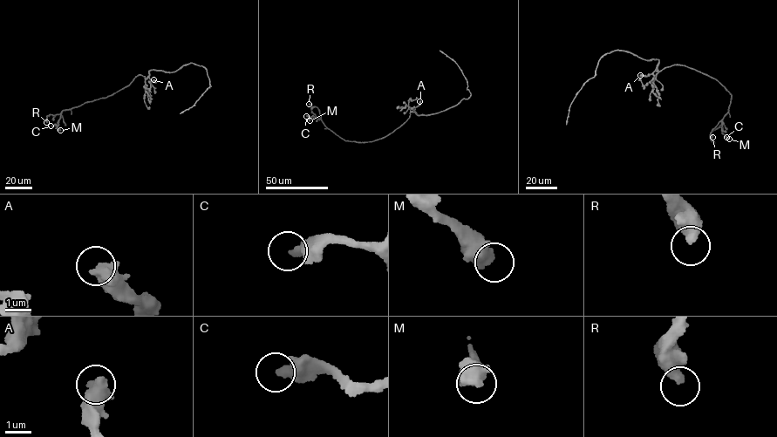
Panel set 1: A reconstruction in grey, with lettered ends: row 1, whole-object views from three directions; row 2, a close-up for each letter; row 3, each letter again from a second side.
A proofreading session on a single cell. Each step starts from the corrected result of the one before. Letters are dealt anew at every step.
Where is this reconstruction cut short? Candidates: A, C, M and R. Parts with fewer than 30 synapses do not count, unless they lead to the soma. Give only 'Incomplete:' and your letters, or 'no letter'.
Incomplete: no letter

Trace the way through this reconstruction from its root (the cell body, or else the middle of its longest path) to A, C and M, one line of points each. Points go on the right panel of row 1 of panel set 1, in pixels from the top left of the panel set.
A: (657, 65), (647, 76), (640, 75)
C: (657, 65), (659, 71), (674, 64), (685, 65), (725, 86), (732, 96), (722, 121), (722, 133), (726, 137)
M: (657, 65), (659, 71), (674, 64), (685, 65), (725, 86), (732, 96), (722, 121), (722, 133), (729, 139)

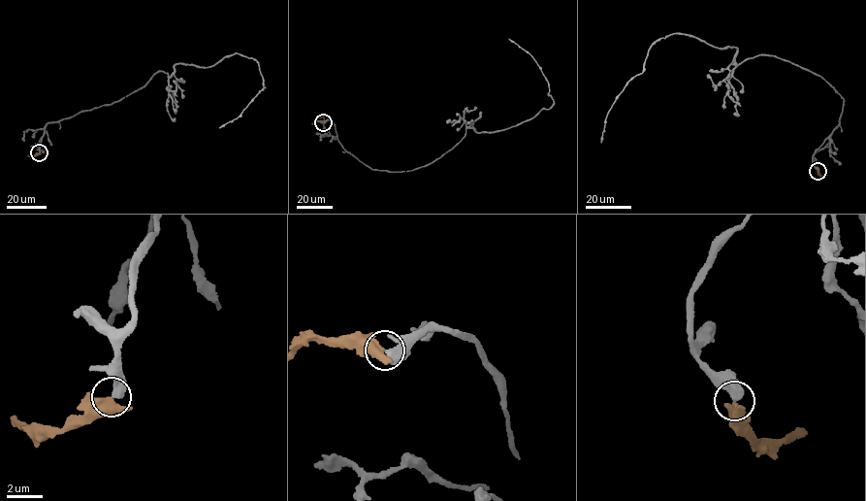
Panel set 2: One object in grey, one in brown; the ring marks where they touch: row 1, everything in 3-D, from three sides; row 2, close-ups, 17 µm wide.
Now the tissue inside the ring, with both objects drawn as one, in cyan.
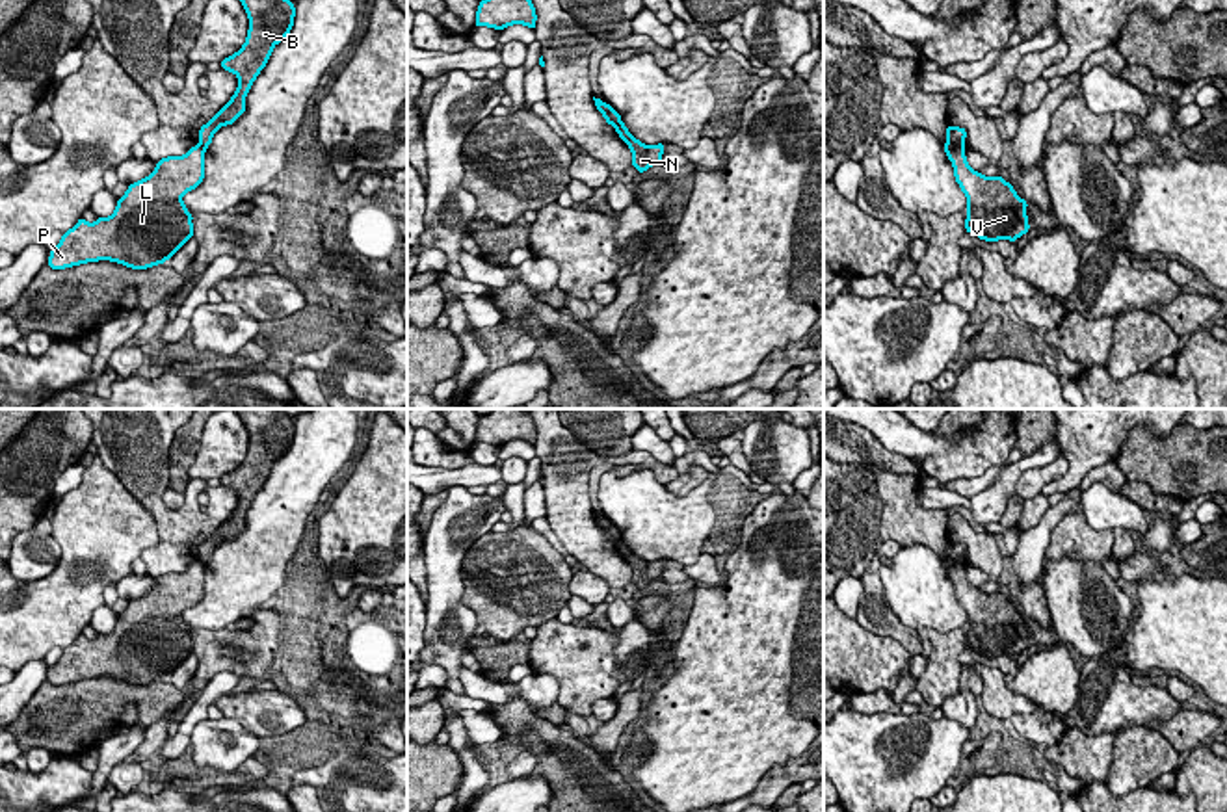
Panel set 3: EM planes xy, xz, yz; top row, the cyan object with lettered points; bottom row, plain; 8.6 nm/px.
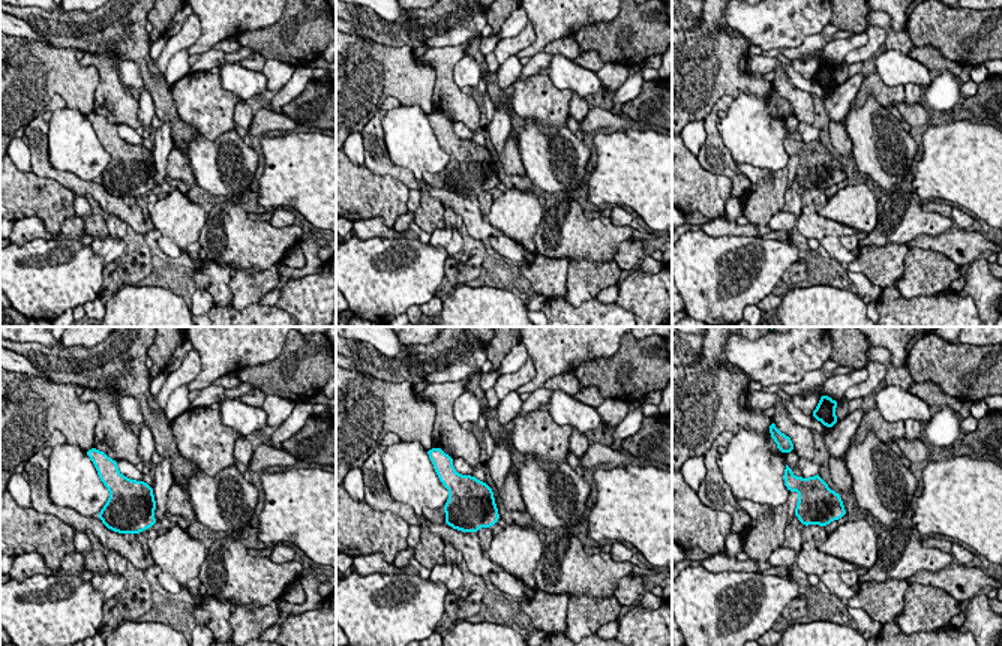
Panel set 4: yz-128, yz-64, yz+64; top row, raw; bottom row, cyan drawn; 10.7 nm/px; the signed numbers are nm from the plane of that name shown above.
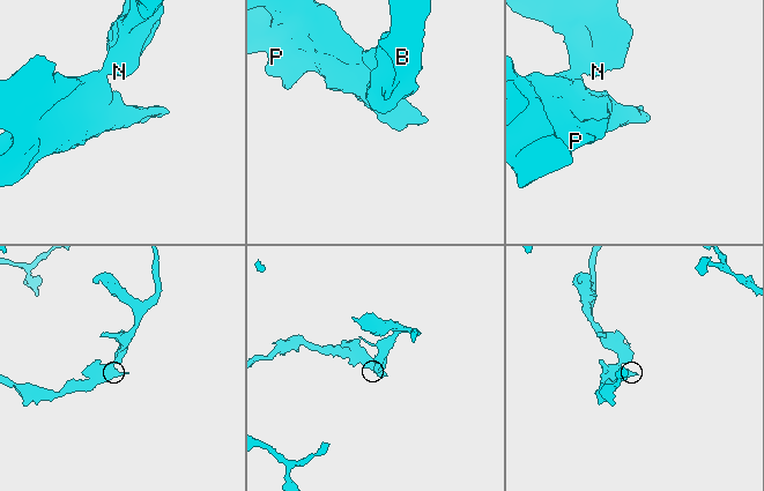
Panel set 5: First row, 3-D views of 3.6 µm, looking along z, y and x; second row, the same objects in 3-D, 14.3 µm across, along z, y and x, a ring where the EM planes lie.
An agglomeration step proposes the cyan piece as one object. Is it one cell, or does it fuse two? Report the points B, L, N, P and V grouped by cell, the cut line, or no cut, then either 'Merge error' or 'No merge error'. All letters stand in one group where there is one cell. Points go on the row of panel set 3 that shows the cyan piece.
Groups: B N / L P V. Split along yz (947, 140), (963, 149). Merge error

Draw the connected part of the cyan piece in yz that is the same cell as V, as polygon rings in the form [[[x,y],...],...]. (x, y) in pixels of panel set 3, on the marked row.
[[[944,143],[944,152],[954,165],[954,177],[967,195],[965,230],[980,240],[1015,242],[1028,232],[1028,203],[1002,177],[983,177],[967,164],[965,149]]]

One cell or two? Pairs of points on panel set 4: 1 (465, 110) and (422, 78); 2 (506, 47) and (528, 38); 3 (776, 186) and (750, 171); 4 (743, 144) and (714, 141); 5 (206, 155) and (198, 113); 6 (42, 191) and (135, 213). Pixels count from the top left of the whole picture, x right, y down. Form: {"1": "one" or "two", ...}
{"1": "two", "2": "one", "3": "one", "4": "two", "5": "two", "6": "two"}

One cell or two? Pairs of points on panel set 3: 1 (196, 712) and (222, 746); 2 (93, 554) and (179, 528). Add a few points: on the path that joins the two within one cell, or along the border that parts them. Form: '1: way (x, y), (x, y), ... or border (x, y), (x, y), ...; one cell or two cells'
1: border (207, 718), (194, 729), (188, 744); two cells
2: border (134, 498), (157, 528), (157, 543), (140, 556); two cells

